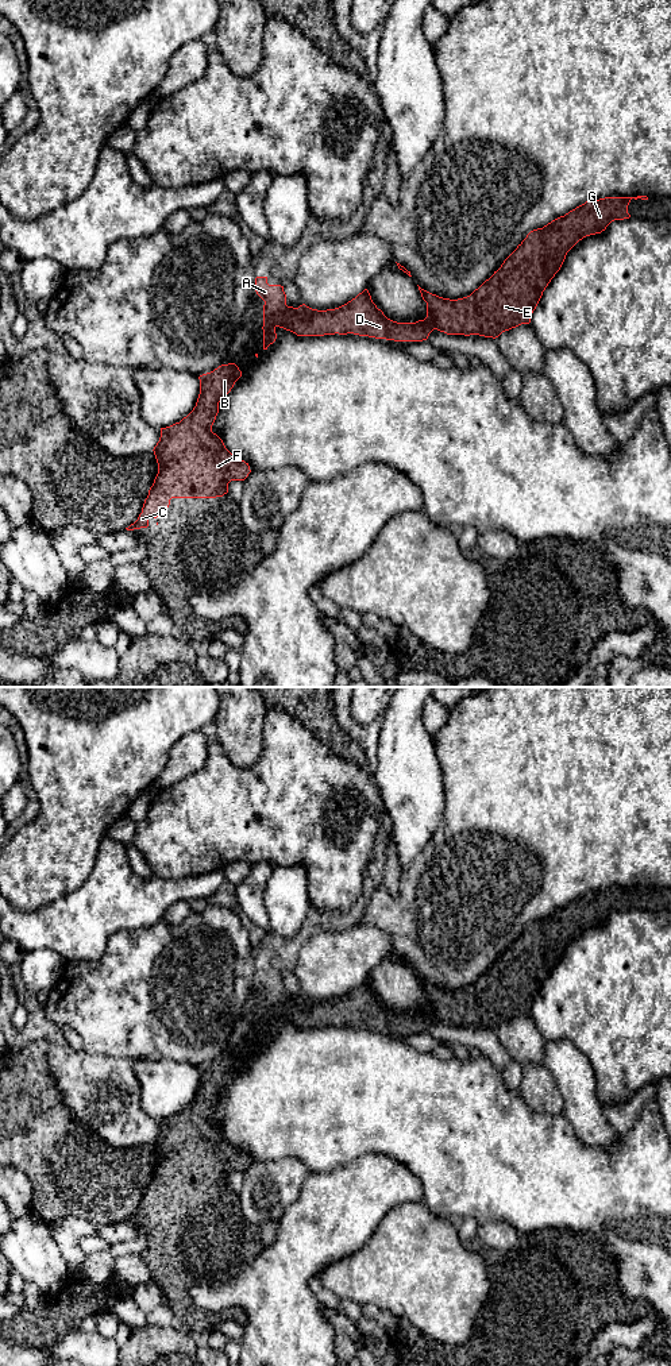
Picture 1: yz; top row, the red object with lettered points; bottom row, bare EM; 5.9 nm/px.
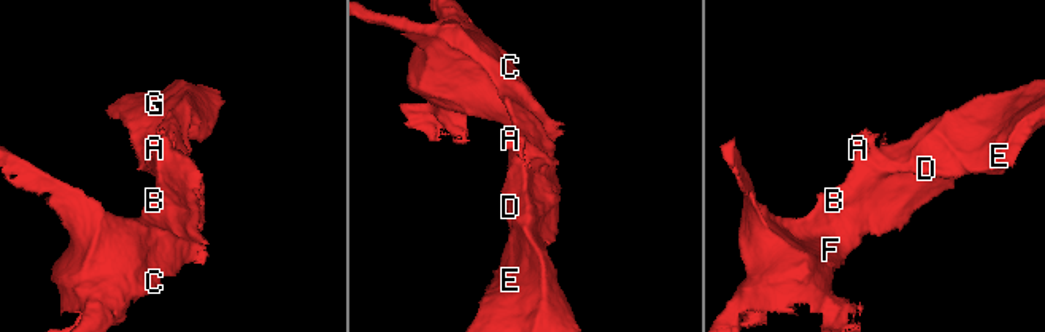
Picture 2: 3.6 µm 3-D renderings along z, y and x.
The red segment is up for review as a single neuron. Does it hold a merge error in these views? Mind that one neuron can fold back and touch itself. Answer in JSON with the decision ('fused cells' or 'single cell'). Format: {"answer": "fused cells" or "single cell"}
{"answer": "single cell"}

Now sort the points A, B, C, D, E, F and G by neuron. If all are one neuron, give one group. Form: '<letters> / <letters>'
A B C D E F G

